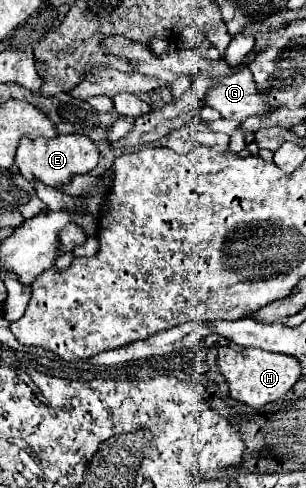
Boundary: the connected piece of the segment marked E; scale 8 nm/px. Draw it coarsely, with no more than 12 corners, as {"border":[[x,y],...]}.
{"border":[[82,134],[24,138],[20,174],[52,188],[98,164]]}

